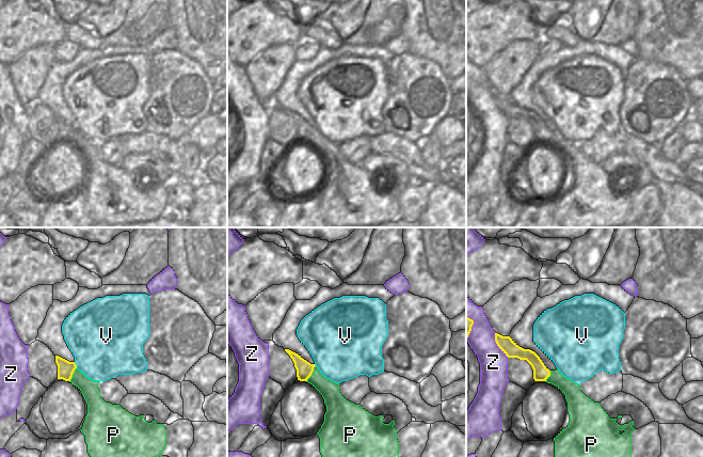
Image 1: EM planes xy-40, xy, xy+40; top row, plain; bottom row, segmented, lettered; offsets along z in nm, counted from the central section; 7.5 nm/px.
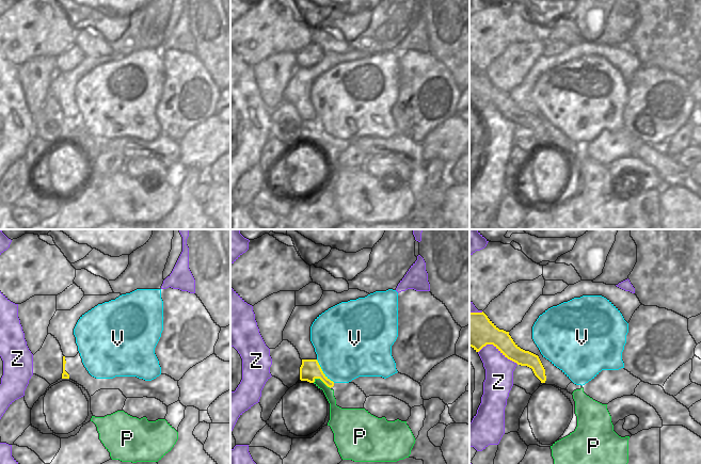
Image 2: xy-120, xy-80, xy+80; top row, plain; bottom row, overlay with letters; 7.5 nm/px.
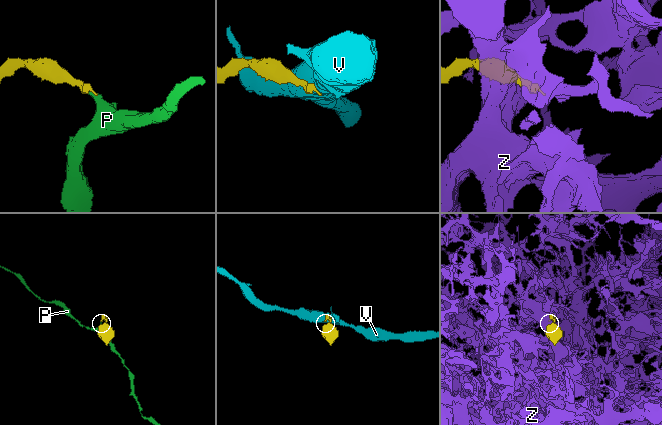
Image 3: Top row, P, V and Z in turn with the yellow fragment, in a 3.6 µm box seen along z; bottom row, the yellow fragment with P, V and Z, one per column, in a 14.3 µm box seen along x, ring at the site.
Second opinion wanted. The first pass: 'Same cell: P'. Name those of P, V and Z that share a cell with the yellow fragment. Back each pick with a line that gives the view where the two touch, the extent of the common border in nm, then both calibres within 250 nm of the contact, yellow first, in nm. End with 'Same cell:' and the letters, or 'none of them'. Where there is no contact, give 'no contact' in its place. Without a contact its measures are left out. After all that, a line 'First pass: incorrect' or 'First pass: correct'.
P: contact in xy; length 140 nm; calibres 130 and 140 nm
Same cell: P
First pass: correct

